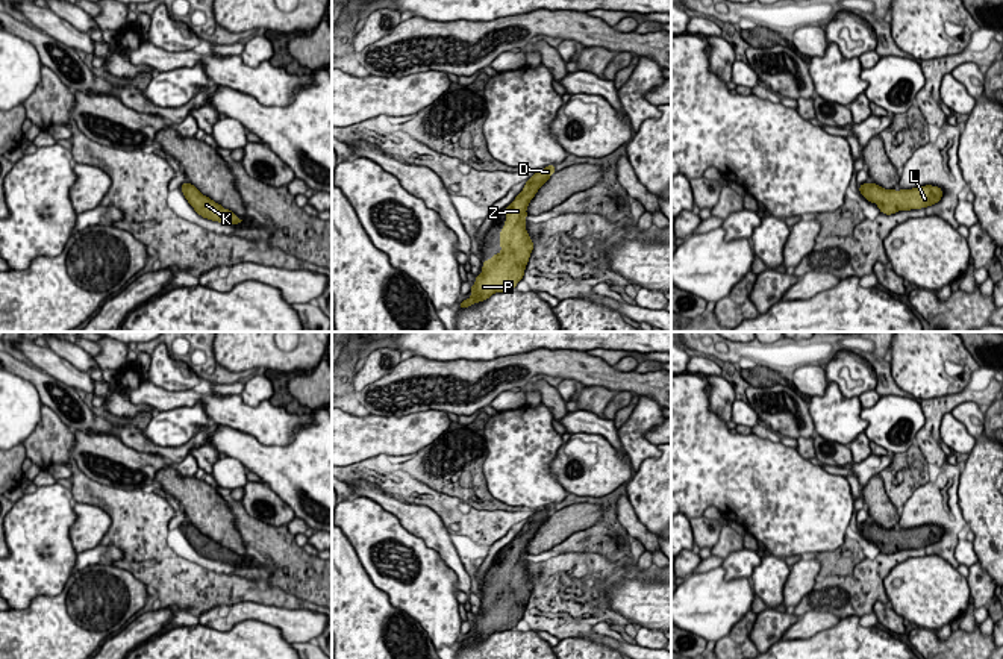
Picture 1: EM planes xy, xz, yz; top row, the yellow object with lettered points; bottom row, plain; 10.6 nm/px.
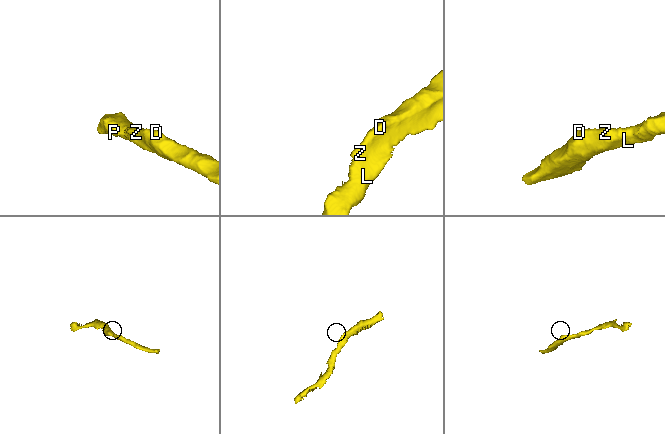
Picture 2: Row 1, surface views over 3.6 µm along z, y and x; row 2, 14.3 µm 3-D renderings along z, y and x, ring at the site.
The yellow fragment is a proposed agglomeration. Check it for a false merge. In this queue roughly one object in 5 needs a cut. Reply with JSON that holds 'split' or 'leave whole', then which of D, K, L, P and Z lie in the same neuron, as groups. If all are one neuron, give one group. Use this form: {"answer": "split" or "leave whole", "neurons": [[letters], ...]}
{"answer": "leave whole", "neurons": [["D", "K", "L", "P", "Z"]]}

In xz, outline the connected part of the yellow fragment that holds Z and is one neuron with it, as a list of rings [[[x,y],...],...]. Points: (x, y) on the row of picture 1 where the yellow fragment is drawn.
[[[548,165],[542,171],[535,173],[515,200],[503,211],[506,221],[500,230],[502,251],[483,261],[482,273],[476,276],[476,282],[471,286],[471,297],[459,303],[459,308],[483,301],[495,292],[511,291],[523,280],[533,250],[533,241],[526,230],[526,209],[555,171],[555,165]]]

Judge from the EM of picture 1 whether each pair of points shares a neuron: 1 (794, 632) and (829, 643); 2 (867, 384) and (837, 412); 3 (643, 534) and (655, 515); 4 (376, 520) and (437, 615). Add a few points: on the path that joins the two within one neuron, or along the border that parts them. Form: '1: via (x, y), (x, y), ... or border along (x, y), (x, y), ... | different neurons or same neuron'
1: border along (840, 620), (806, 638), (781, 640) | different neurons
2: border along (828, 381), (832, 381), (844, 396), (858, 397) | different neurons
3: border along (626, 496), (638, 520), (655, 535) | different neurons
4: via (403, 538), (420, 552), (424, 588) | same neuron

